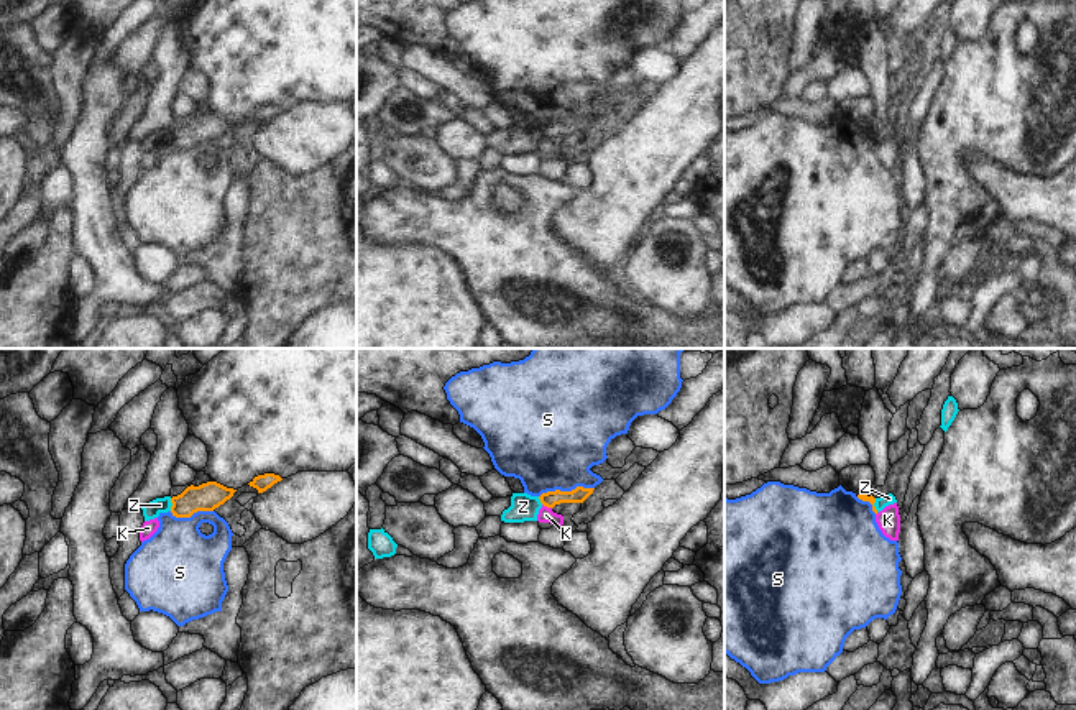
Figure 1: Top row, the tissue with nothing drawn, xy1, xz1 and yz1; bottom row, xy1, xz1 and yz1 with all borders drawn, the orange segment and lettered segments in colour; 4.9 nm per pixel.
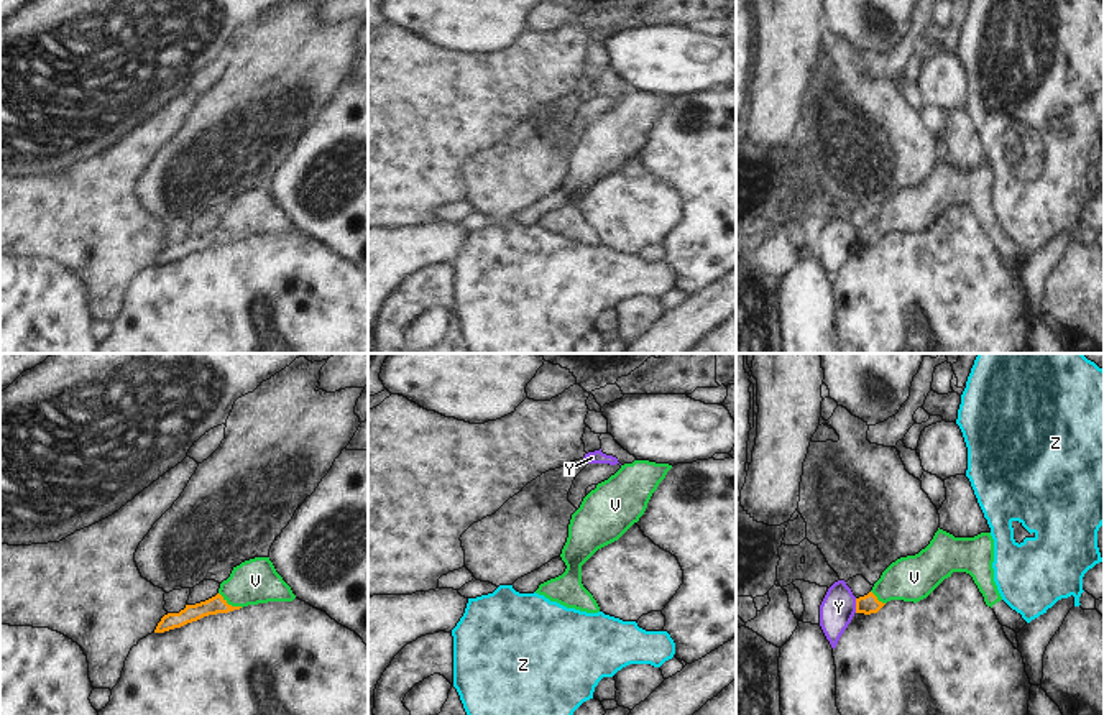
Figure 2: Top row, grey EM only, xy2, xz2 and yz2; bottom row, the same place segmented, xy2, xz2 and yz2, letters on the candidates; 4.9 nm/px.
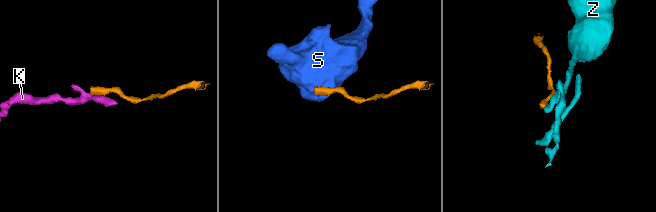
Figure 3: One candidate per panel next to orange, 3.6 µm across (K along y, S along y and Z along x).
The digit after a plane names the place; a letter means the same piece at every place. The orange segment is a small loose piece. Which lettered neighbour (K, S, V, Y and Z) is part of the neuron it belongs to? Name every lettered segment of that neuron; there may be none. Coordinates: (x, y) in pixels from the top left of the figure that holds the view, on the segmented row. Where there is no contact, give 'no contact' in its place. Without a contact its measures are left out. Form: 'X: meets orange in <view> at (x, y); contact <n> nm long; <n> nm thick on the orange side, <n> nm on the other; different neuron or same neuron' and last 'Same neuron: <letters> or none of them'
K: meets orange in xz1 at (547, 507); contact 50 nm long; 80 nm thick on the orange side, 80 nm on the other; different neuron
S: meets orange in xz1 at (565, 492); contact 280 nm long; 80 nm thick on the orange side, 460 nm on the other; different neuron
V: meets orange in xy2 at (230, 605); contact 140 nm long; 90 nm thick on the orange side, 220 nm on the other; same neuron
Y: meets orange in yz2 at (856, 605); contact 70 nm long; 90 nm thick on the orange side, 170 nm on the other; different neuron
Z: meets orange in xy1 at (173, 505); contact 60 nm long; 140 nm thick on the orange side, 90 nm on the other; different neuron
Same neuron: V

